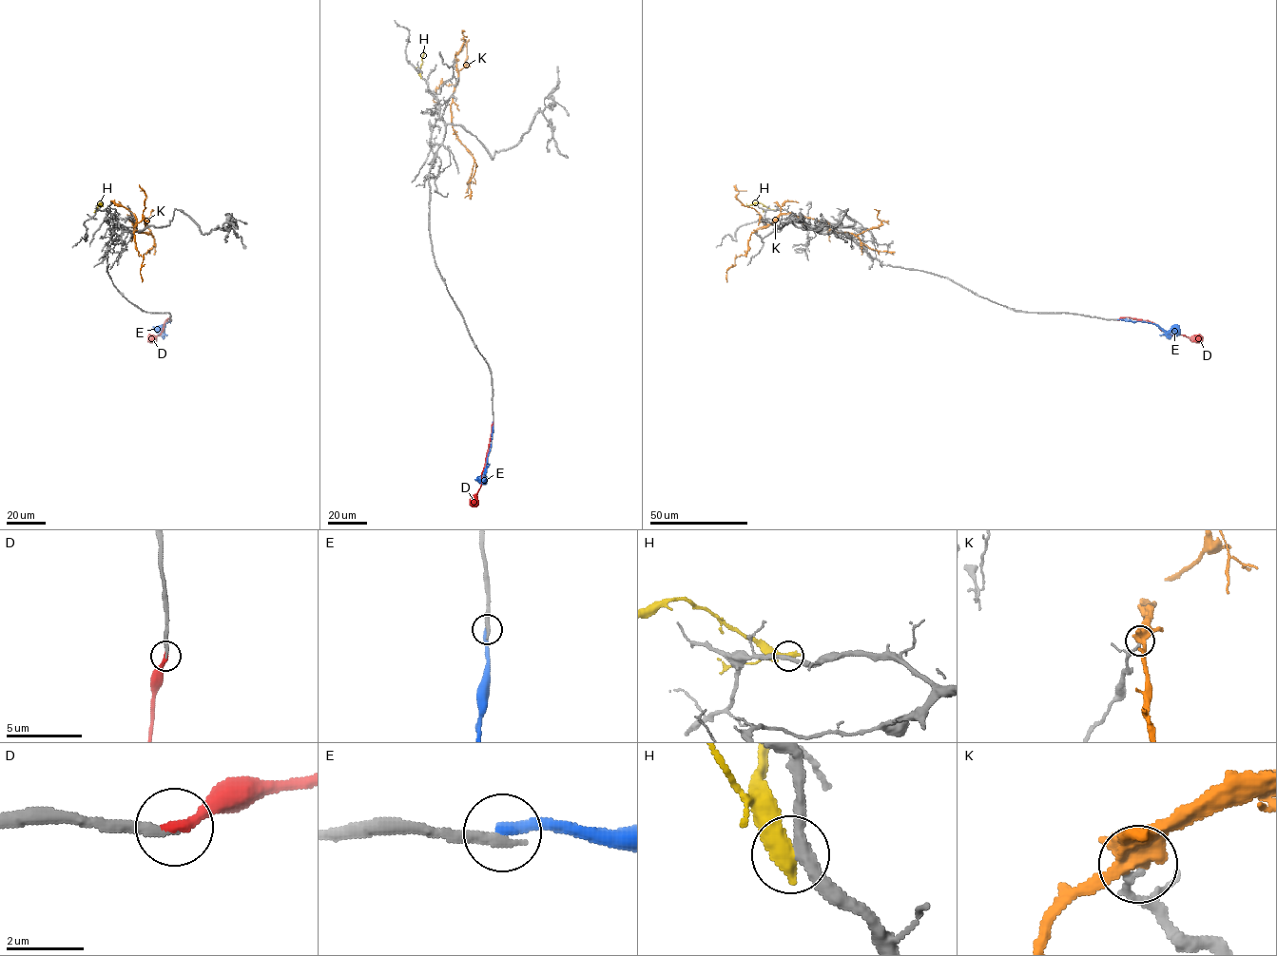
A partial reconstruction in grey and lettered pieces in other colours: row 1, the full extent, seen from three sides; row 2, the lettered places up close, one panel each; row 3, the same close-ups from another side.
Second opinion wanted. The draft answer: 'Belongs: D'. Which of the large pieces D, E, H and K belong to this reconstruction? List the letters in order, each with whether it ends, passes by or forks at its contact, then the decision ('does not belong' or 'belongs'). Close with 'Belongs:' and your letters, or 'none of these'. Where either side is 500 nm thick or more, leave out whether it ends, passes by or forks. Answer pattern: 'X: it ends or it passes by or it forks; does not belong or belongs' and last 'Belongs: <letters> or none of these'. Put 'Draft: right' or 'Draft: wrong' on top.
Draft: right
D: it ends; belongs
E: it ends; does not belong
H: it ends; does not belong
K: it forks; does not belong
Belongs: D

